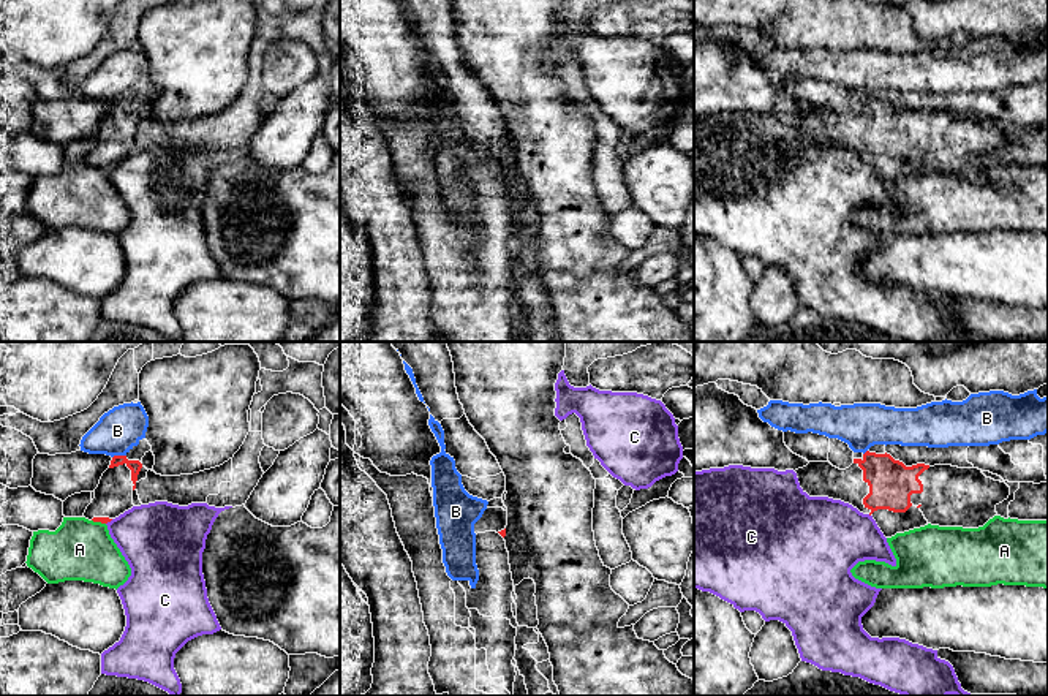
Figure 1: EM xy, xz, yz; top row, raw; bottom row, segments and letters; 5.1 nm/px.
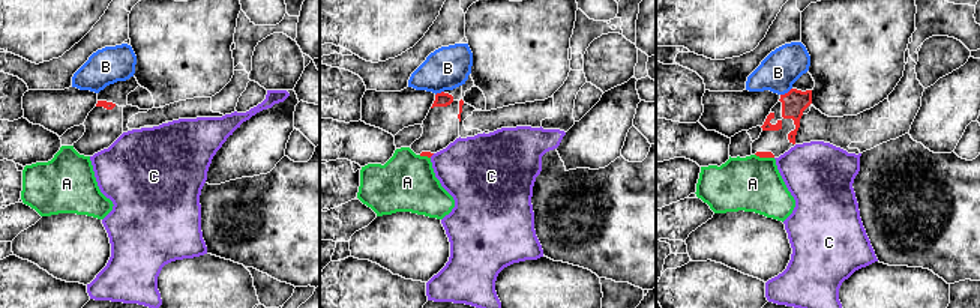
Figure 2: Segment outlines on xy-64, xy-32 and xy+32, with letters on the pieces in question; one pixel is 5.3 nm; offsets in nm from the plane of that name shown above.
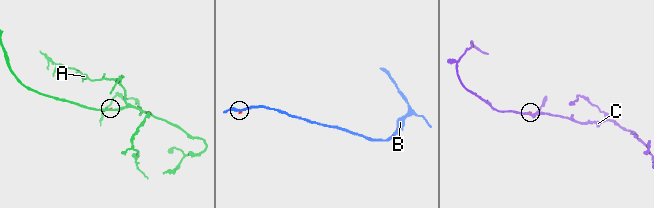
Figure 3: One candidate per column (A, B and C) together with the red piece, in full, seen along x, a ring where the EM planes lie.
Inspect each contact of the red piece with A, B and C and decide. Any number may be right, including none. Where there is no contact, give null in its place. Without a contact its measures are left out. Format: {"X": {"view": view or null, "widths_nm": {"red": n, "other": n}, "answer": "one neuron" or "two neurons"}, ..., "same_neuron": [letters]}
{"A": {"view": "xy", "widths_nm": {"red": 30, "other": 320}, "answer": "two neurons"}, "B": {"view": "xy", "widths_nm": {"red": 60, "other": 220}, "answer": "two neurons"}, "C": {"view": "xy", "widths_nm": {"red": 30, "other": 360}, "answer": "two neurons"}, "same_neuron": []}

